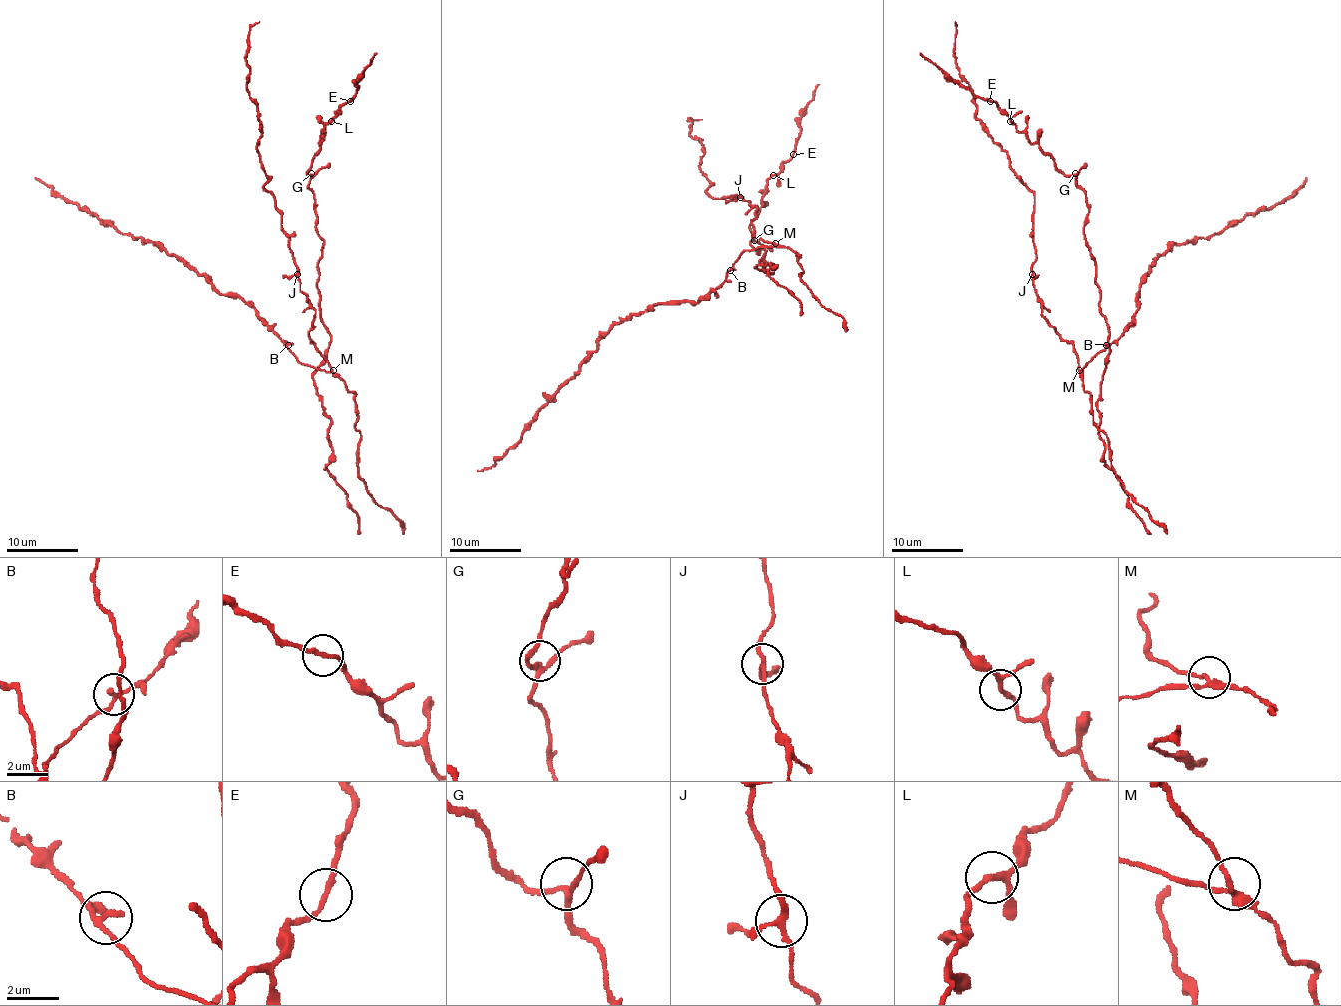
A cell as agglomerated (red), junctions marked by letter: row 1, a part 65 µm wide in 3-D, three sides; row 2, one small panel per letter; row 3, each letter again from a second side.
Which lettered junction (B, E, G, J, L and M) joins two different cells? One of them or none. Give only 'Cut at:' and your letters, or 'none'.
Cut at: none

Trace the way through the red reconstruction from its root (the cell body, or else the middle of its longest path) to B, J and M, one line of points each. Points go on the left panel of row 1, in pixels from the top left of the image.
B: (311, 366), (302, 364), (288, 345)
J: (311, 366), (316, 370), (331, 370), (327, 359), (309, 337), (315, 309), (300, 289), (297, 274)
M: (311, 366), (316, 370), (333, 370)

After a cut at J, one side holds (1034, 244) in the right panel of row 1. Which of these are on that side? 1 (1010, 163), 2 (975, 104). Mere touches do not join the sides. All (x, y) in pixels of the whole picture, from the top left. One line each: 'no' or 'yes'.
1: yes
2: yes

